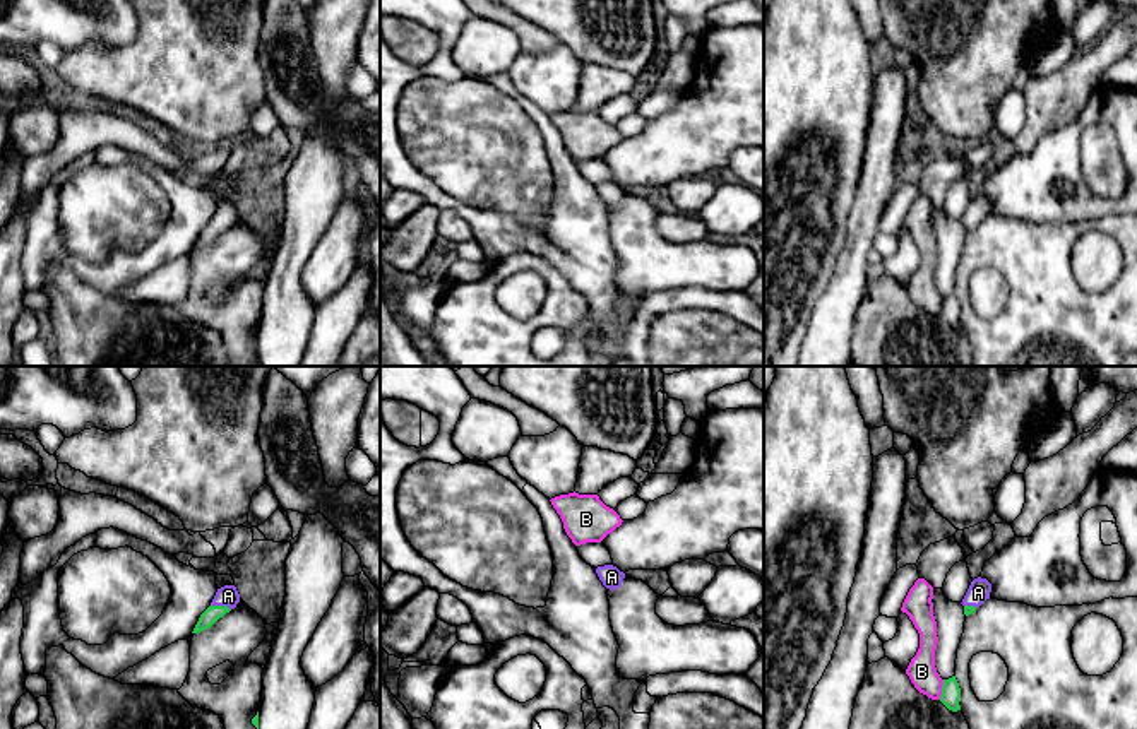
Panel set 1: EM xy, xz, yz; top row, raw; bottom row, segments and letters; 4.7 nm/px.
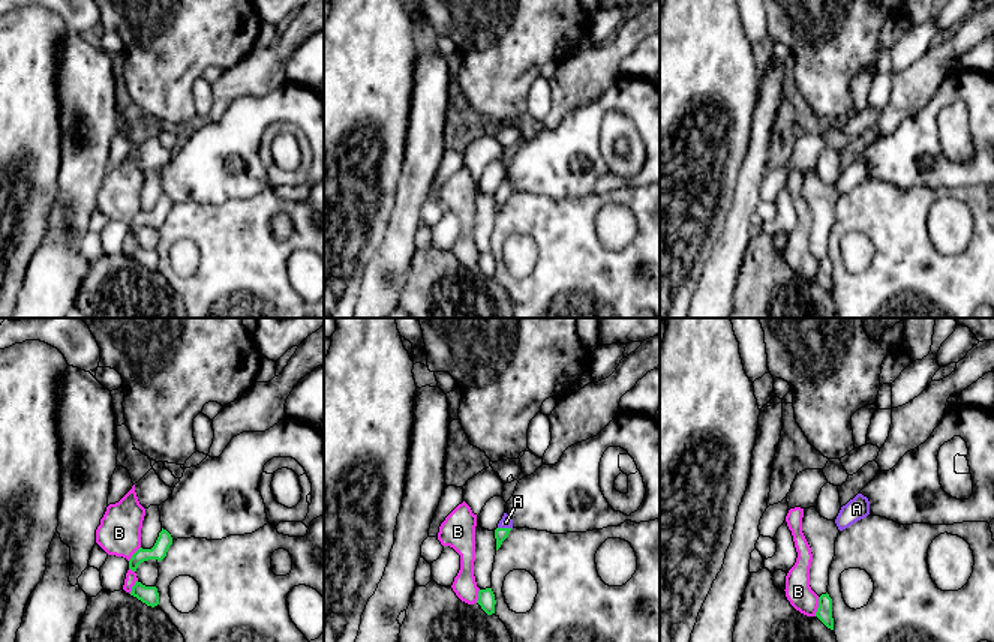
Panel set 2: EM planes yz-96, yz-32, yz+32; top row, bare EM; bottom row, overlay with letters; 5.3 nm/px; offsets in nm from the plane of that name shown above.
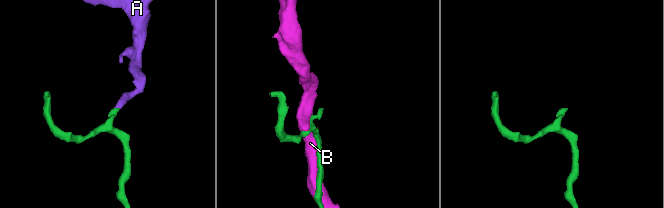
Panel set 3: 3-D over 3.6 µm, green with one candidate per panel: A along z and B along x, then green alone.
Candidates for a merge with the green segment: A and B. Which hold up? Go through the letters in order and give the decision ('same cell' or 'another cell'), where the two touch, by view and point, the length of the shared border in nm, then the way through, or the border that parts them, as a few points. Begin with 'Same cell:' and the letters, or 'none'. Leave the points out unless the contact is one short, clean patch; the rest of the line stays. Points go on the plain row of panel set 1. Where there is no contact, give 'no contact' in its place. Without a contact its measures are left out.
Same cell: A
A: same cell; contact xy (221, 223); length 100 nm
B: another cell; contact yz (942, 307); length 100 nm

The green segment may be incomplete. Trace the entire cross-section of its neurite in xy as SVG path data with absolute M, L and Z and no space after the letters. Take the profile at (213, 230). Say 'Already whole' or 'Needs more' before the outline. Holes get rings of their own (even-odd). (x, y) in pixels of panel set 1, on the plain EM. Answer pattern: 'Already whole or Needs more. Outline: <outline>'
Needs more. Outline: M235 202L217 205L211 222L200 231L192 250L200 250L211 245L219 234L236 224L240 210Z

